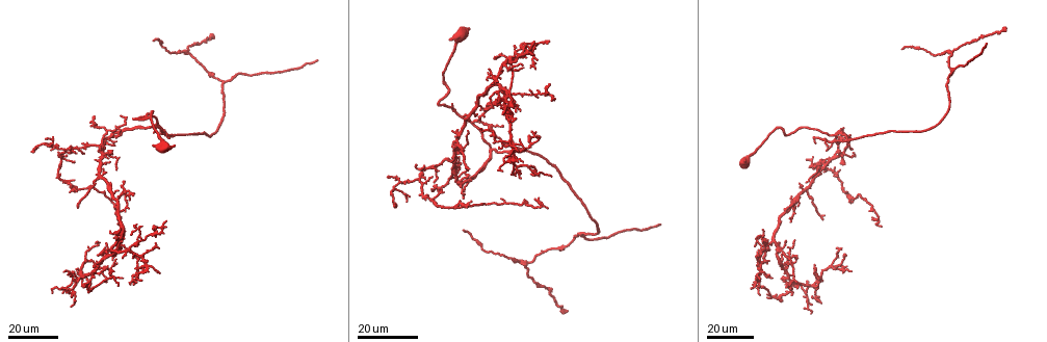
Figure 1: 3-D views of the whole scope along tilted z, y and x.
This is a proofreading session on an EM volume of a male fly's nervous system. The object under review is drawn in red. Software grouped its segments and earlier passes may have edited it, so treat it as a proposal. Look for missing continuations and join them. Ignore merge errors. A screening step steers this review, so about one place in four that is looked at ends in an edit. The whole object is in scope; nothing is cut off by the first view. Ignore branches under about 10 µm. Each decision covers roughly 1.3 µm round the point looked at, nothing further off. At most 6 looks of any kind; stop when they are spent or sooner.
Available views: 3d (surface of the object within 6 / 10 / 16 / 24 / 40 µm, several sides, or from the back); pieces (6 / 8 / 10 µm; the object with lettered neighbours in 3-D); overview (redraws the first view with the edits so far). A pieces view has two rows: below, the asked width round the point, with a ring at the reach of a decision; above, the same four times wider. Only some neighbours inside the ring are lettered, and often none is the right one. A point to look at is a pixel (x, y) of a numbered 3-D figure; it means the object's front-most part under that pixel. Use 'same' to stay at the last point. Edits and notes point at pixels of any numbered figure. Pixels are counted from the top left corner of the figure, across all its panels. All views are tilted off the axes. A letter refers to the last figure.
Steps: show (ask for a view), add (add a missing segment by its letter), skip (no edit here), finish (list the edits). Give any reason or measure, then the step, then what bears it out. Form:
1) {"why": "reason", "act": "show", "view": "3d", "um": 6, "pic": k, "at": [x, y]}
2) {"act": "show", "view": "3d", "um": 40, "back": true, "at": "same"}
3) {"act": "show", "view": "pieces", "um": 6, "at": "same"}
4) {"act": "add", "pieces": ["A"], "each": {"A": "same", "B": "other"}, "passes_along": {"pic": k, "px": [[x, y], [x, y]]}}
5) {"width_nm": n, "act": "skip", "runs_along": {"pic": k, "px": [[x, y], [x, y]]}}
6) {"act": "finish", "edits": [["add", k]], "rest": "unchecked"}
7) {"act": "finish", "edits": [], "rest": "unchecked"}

{"why": "branch stops here", "act": "show", "view": "3d", "um": 40, "pic": 1, "at": [986, 42]}

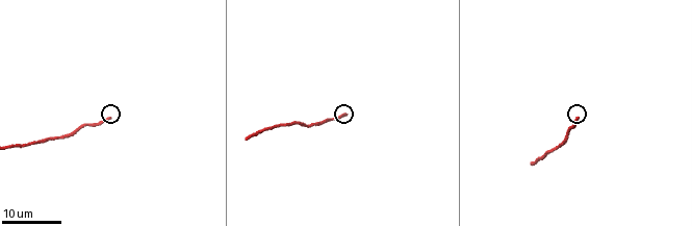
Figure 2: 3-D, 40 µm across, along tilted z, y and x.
{"why": "what lies round it", "act": "show", "view": "pieces", "um": 6, "pic": 2, "at": [344, 113]}

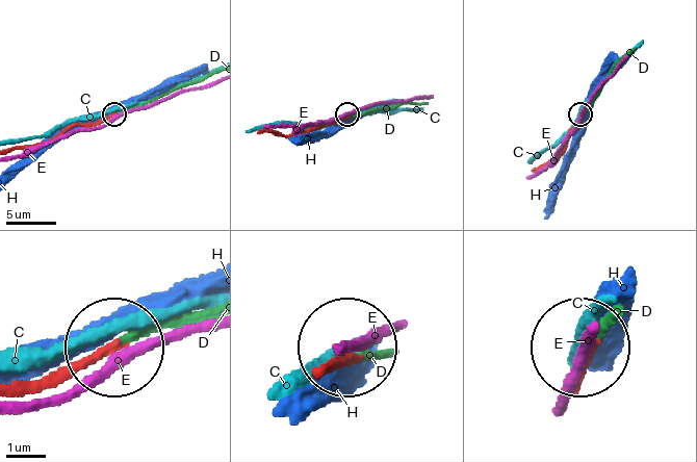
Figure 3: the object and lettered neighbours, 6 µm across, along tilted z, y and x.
{"act": "add", "pieces": ["D"], "each": {"C": "other", "D": "same", "E": "other", "H": "other"}, "passes_along": {"pic": 3, "px": [[89, 126], [212, 74]]}, "found": "the cell continues"}

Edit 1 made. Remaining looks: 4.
{"act": "show", "view": "overview"}

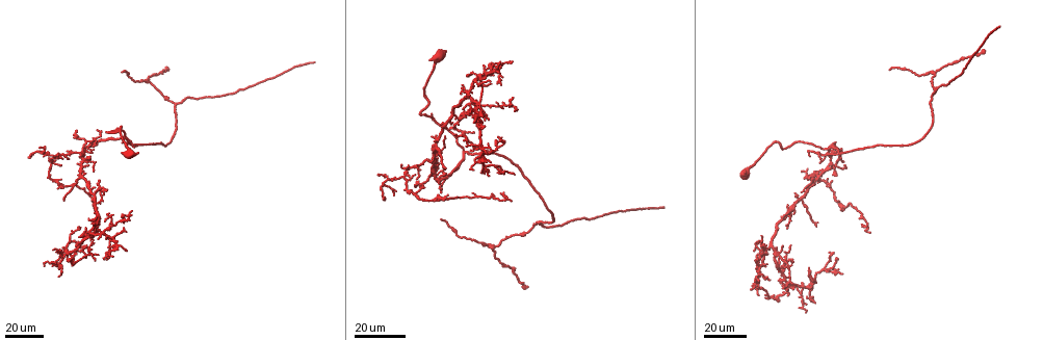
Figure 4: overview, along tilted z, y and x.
{"why": "long arm stops here", "act": "show", "view": "3d", "um": 24, "pic": 4, "at": [314, 63]}

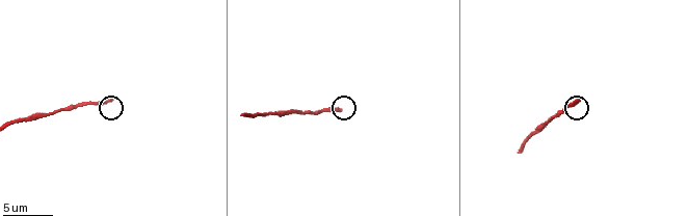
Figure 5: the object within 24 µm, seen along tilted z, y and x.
{"why": "what lies round it", "act": "show", "view": "pieces", "um": 10, "pic": 5, "at": [340, 110]}

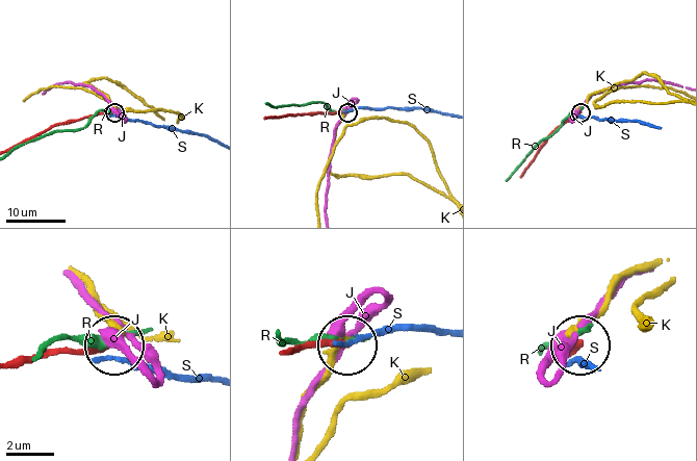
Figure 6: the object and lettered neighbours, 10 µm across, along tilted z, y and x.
{"width_nm": 200, "act": "skip", "each": {"J": "other", "K": "other", "R": "other", "S": "other"}, "runs_along": {"pic": 6, "px": [[289, 116], [347, 112]]}, "found": "no lettered segment goes on from it"}

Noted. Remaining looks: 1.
{"act": "finish", "edits": [["add", 3]], "rest": "unchecked"}

